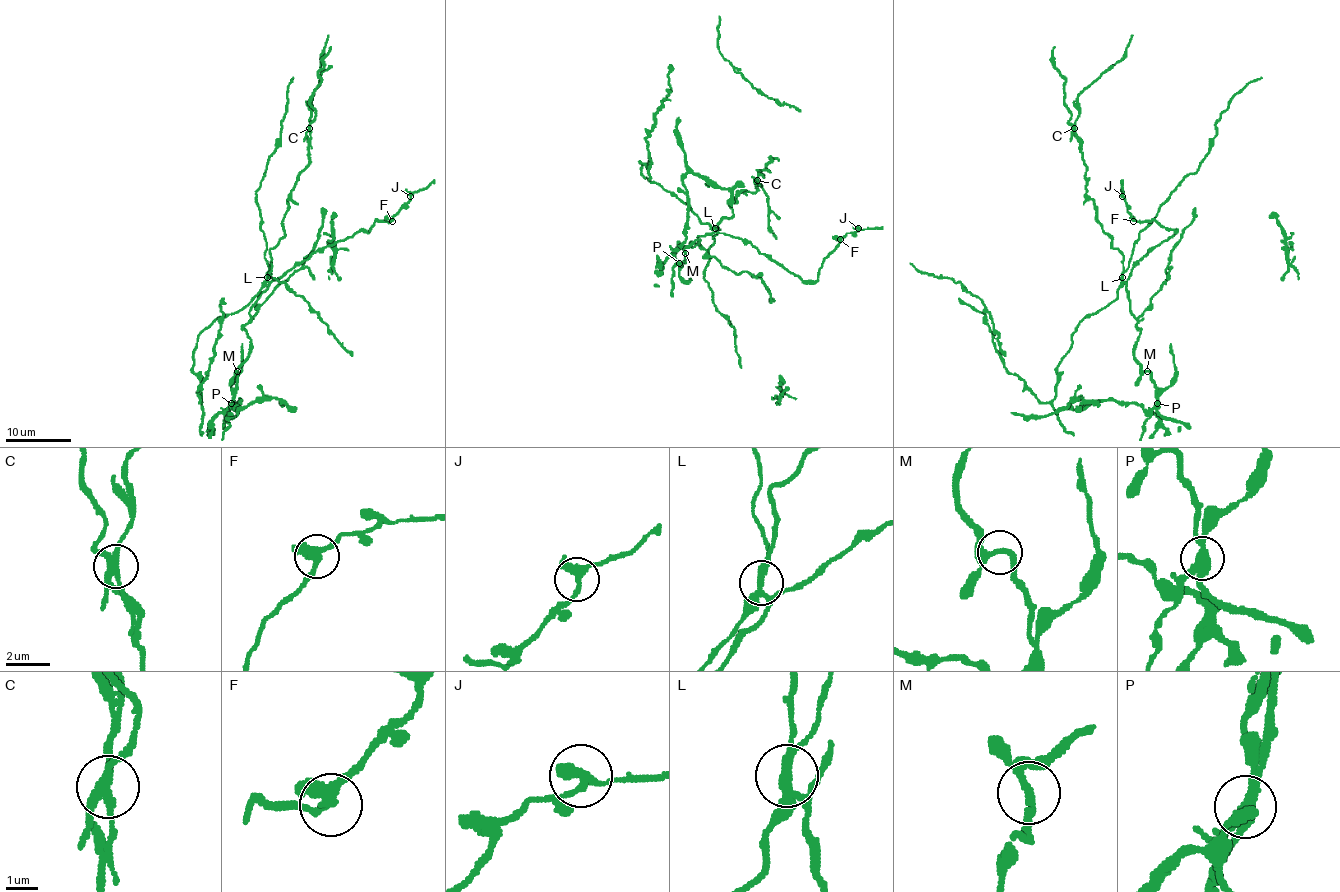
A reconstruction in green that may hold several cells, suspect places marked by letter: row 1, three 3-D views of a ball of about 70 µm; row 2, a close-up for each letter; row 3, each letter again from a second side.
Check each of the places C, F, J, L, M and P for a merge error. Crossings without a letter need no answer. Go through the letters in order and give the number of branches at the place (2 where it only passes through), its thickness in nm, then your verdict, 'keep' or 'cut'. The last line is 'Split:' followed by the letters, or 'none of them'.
C: 4 | 240 nm | cut
F: 3 | 280 nm | keep
J: 3 | 260 nm | keep
L: 3 | 280 nm | cut
M: 3 | 200 nm | keep
P: 3 | 320 nm | cut
Split: C, L, P

